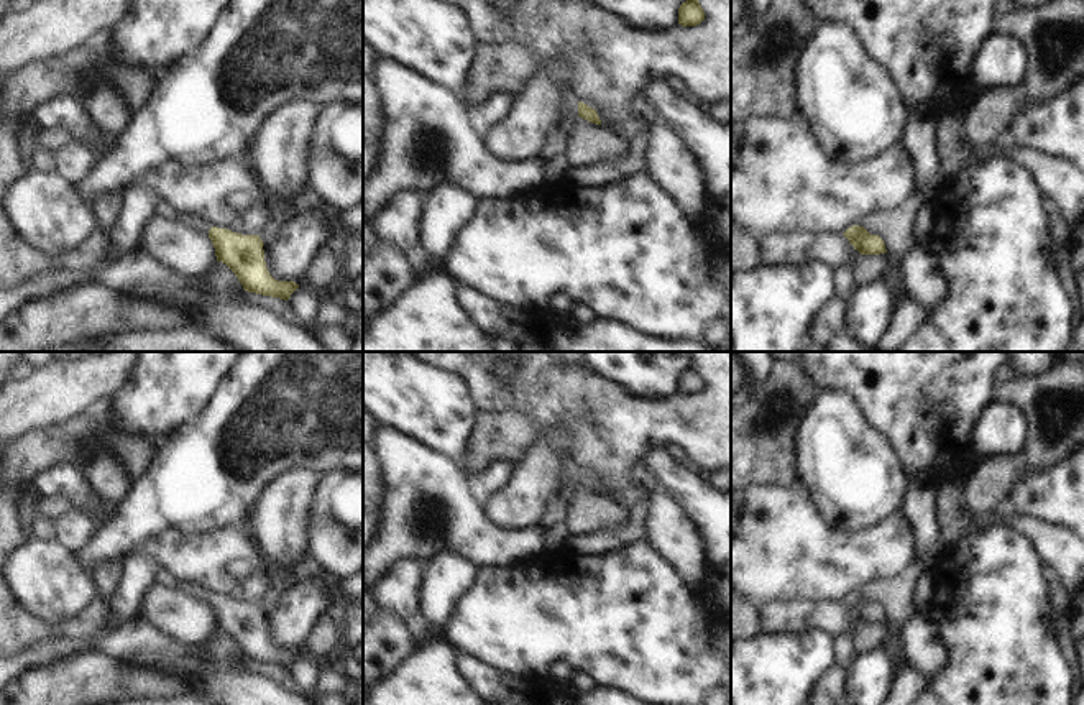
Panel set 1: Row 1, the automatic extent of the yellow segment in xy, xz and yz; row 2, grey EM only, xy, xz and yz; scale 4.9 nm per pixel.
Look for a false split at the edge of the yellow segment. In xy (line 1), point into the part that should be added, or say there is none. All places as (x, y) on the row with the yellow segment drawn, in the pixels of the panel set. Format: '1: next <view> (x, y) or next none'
1: next xy (161, 209)

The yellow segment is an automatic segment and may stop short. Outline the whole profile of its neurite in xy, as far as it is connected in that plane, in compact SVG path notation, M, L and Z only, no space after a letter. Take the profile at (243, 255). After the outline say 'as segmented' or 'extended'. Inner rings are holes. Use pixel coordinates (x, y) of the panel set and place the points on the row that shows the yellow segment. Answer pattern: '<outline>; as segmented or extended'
M156 202L153 215L181 219L191 228L207 235L215 248L217 261L225 263L248 293L287 301L299 288L294 281L278 281L269 274L264 261L264 243L260 235L241 235L227 228L212 227L199 219L179 217L164 202Z; extended

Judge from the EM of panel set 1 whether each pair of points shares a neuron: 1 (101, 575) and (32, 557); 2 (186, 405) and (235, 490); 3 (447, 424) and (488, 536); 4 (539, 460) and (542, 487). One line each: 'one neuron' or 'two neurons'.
1: two neurons
2: two neurons
3: two neurons
4: one neuron

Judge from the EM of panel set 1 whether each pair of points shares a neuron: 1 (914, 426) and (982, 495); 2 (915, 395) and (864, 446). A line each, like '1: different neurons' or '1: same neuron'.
1: different neurons
2: different neurons

